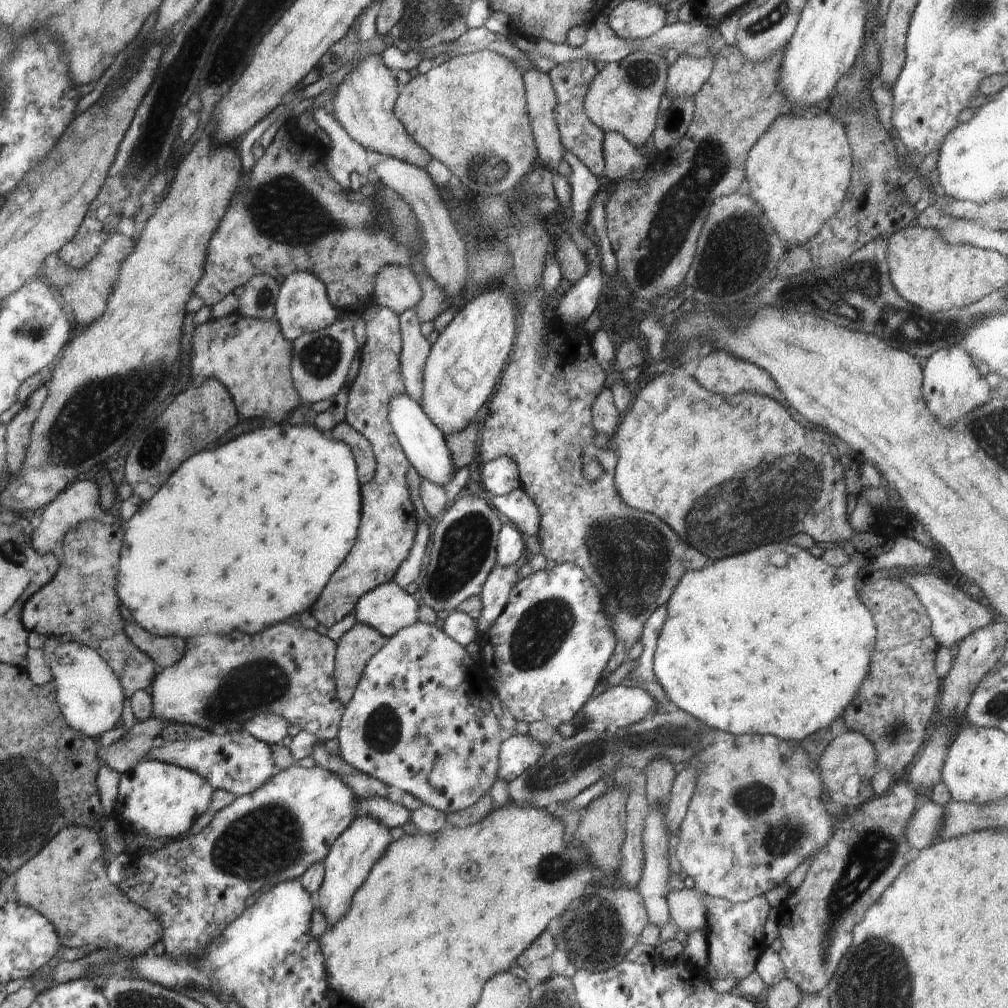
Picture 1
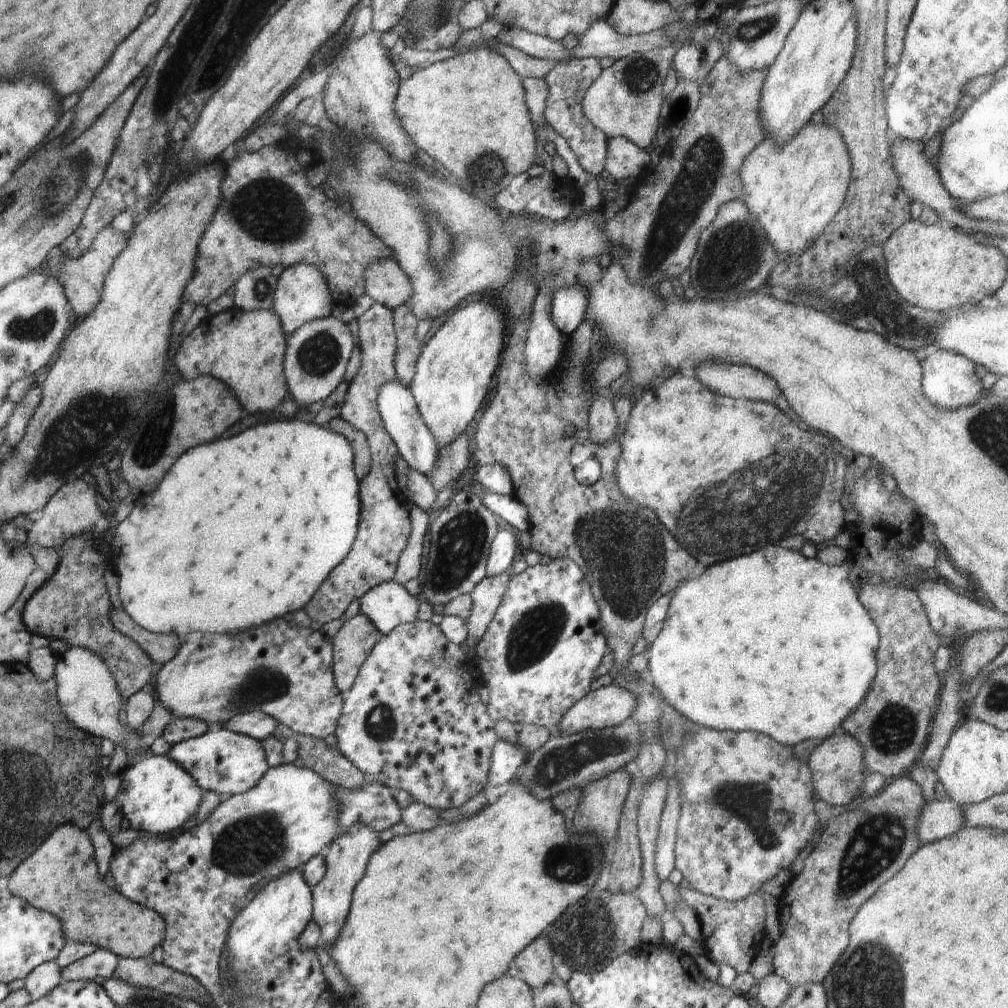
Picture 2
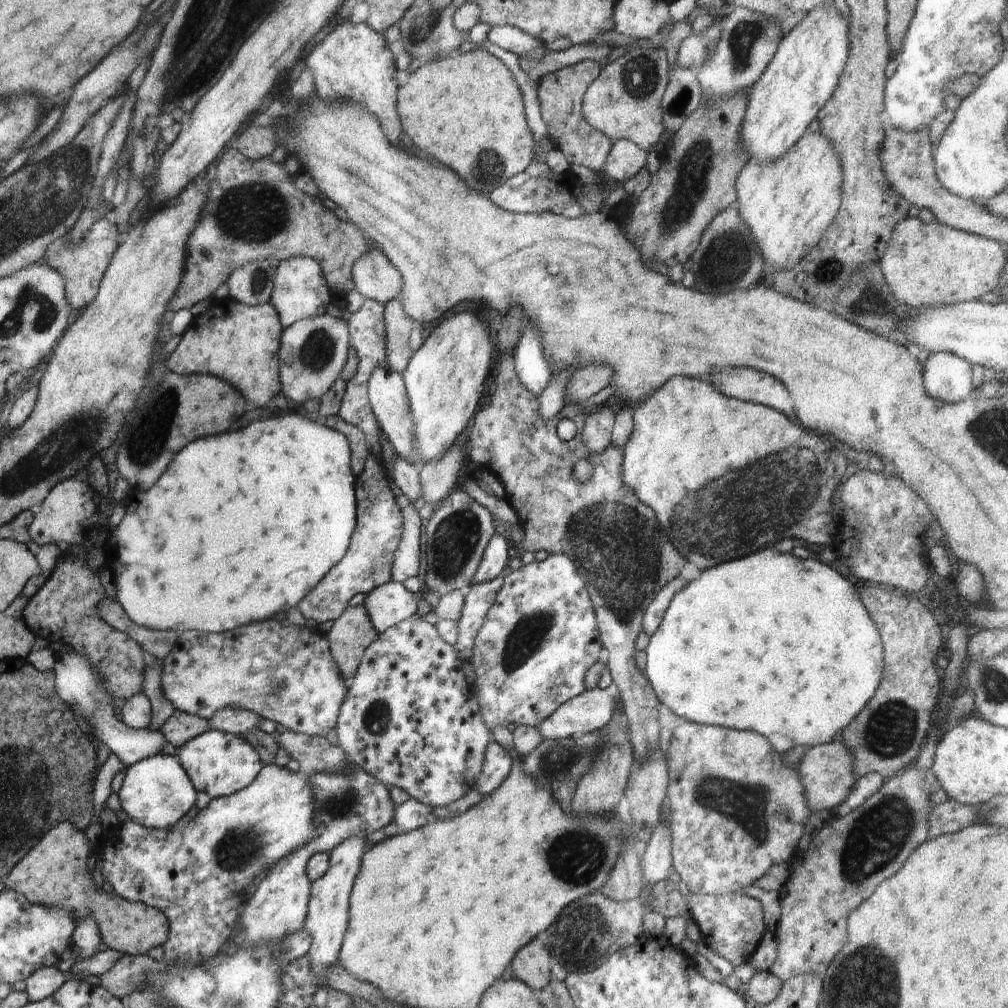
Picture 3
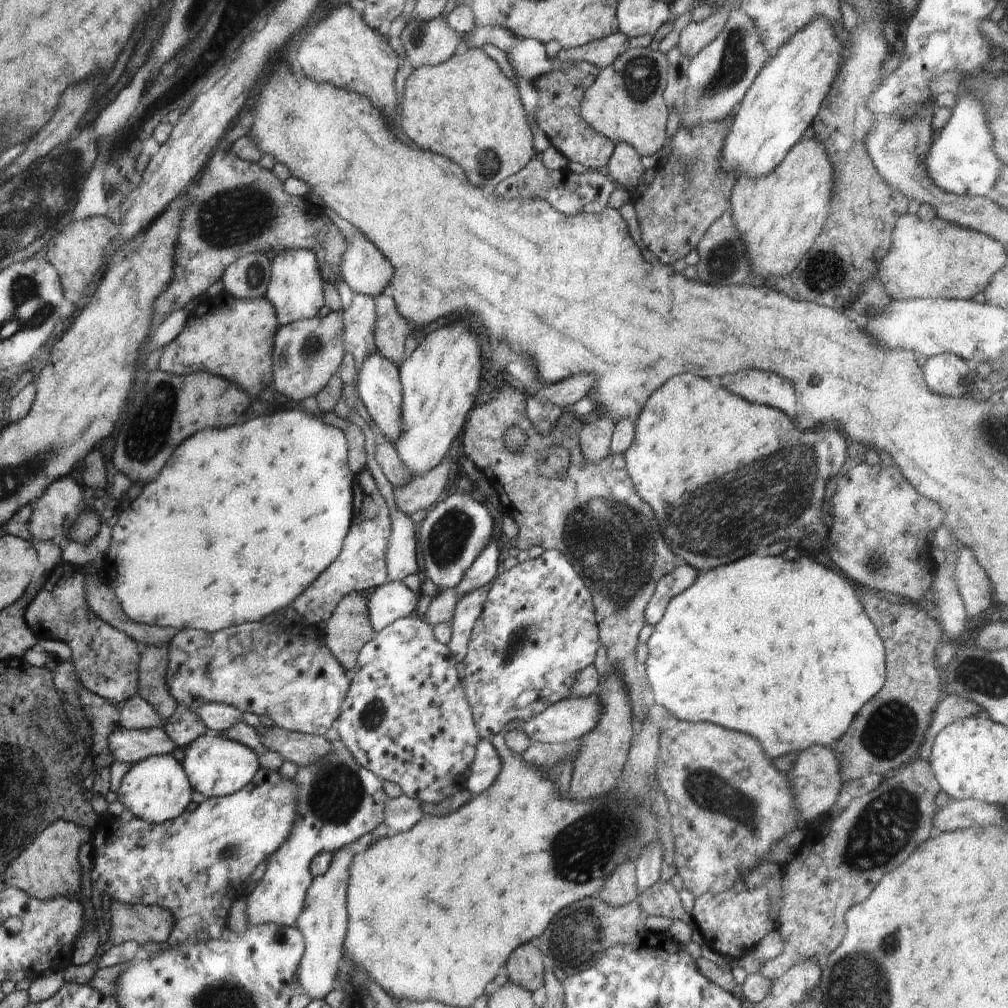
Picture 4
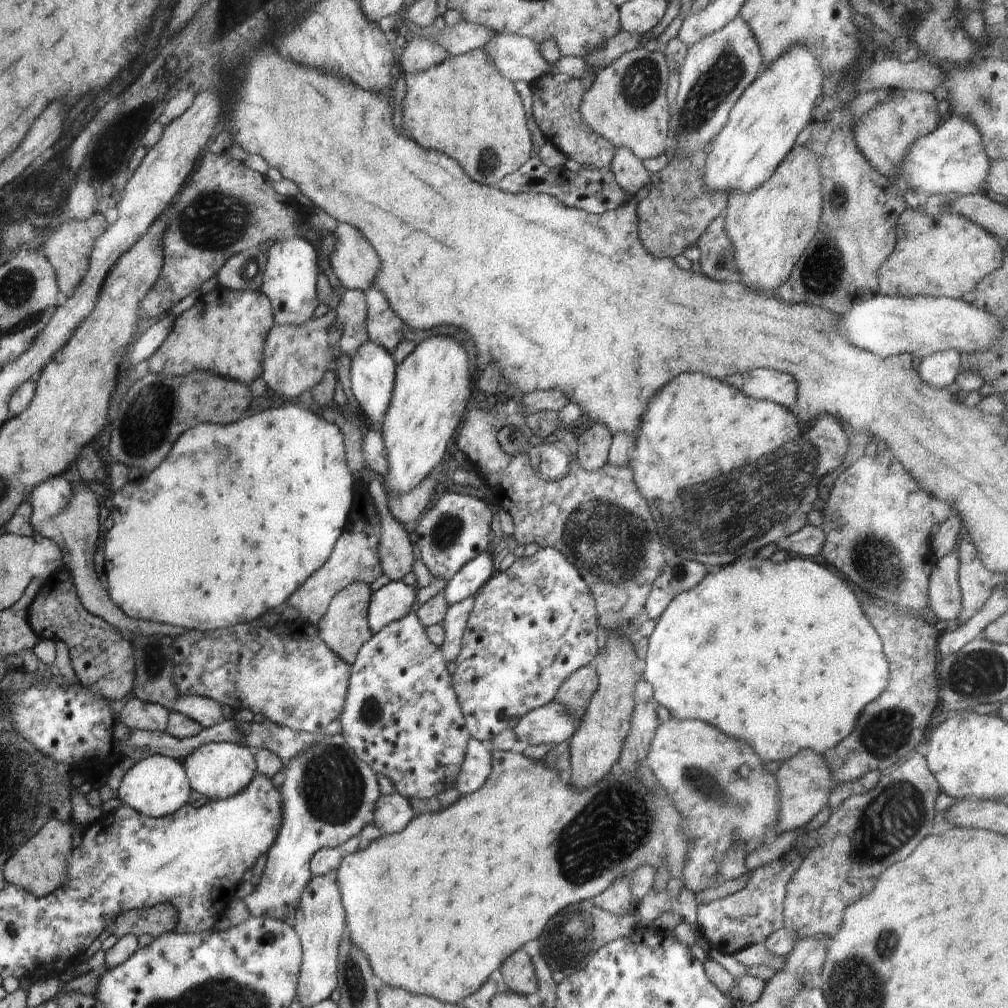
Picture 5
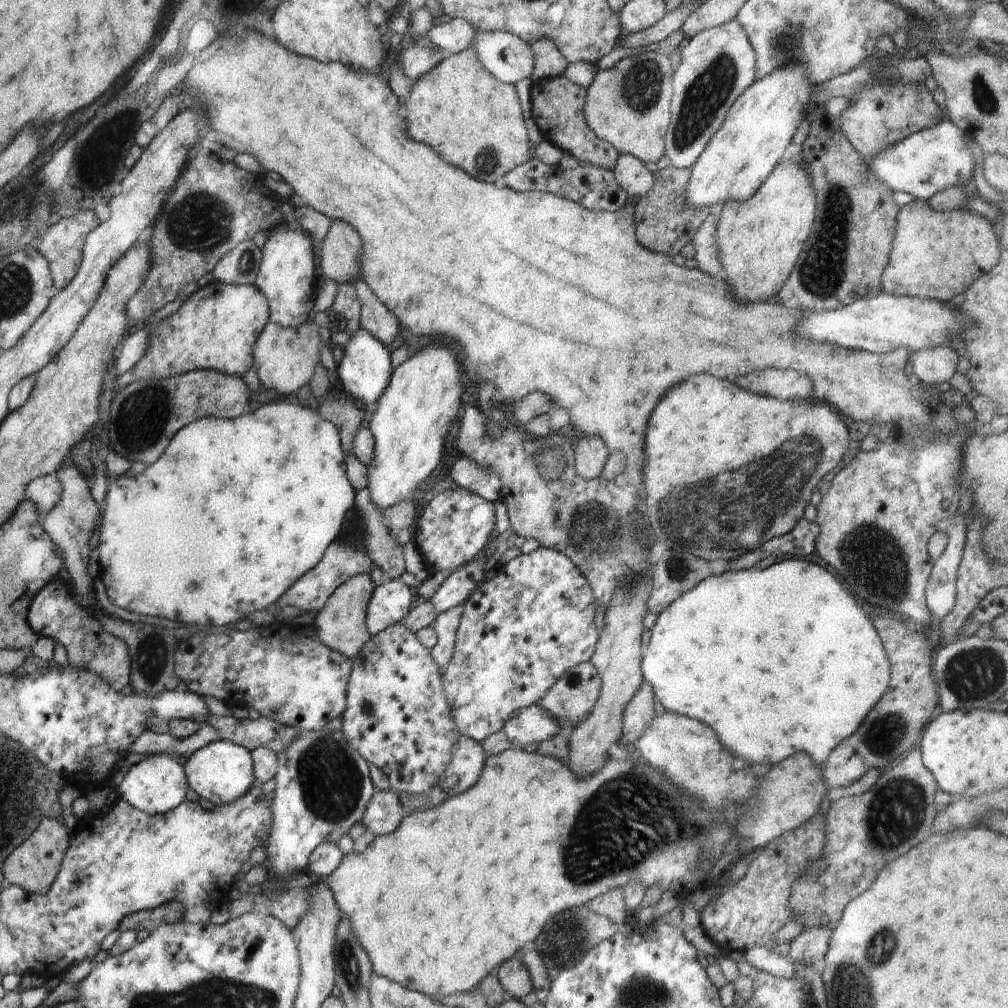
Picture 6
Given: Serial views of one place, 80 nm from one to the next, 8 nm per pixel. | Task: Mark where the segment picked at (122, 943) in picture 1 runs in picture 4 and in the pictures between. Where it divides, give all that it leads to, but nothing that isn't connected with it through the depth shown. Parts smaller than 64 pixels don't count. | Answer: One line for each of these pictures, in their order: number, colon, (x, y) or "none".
2: (60, 877)
3: (54, 874)
4: (47, 869)

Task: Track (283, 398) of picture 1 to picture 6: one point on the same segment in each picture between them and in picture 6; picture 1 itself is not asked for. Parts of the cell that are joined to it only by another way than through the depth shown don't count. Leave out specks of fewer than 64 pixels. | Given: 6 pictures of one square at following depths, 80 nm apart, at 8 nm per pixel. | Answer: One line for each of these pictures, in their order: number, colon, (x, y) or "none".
2: (250, 346)
3: (243, 342)
4: (233, 338)
5: (225, 331)
6: (216, 327)

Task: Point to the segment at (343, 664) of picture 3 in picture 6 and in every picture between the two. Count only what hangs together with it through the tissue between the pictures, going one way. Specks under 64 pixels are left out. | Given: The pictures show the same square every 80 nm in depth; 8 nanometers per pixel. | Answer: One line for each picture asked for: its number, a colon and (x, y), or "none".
4: (348, 629)
5: (345, 628)
6: (341, 624)

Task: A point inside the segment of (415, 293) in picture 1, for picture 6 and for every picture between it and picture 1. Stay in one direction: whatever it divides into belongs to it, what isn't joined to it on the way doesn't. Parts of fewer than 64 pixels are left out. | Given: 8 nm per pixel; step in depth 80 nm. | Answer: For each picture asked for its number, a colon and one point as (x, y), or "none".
2: (386, 283)
3: (373, 278)
4: (365, 270)
5: (354, 263)
6: (341, 250)

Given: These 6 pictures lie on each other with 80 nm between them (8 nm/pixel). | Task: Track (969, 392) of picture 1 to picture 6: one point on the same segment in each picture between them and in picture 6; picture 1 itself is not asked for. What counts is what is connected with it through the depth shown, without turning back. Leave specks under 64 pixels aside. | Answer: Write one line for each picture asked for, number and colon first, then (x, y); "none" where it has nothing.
2: (950, 382)
3: (947, 377)
4: (945, 373)
5: (942, 368)
6: (938, 364)

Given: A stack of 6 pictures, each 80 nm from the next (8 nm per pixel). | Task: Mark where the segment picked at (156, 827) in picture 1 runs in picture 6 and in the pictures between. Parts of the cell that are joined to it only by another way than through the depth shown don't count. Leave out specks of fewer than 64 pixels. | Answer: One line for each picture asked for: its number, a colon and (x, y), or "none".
2: (156, 795)
3: (156, 792)
4: (156, 789)
5: (157, 786)
6: (156, 784)

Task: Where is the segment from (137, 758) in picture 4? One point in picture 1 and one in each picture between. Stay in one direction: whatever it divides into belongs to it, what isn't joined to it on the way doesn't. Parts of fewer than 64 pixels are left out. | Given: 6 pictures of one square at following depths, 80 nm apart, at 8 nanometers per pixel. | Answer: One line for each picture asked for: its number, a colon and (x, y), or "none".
1: (90, 695)
2: (91, 695)
3: (77, 680)

